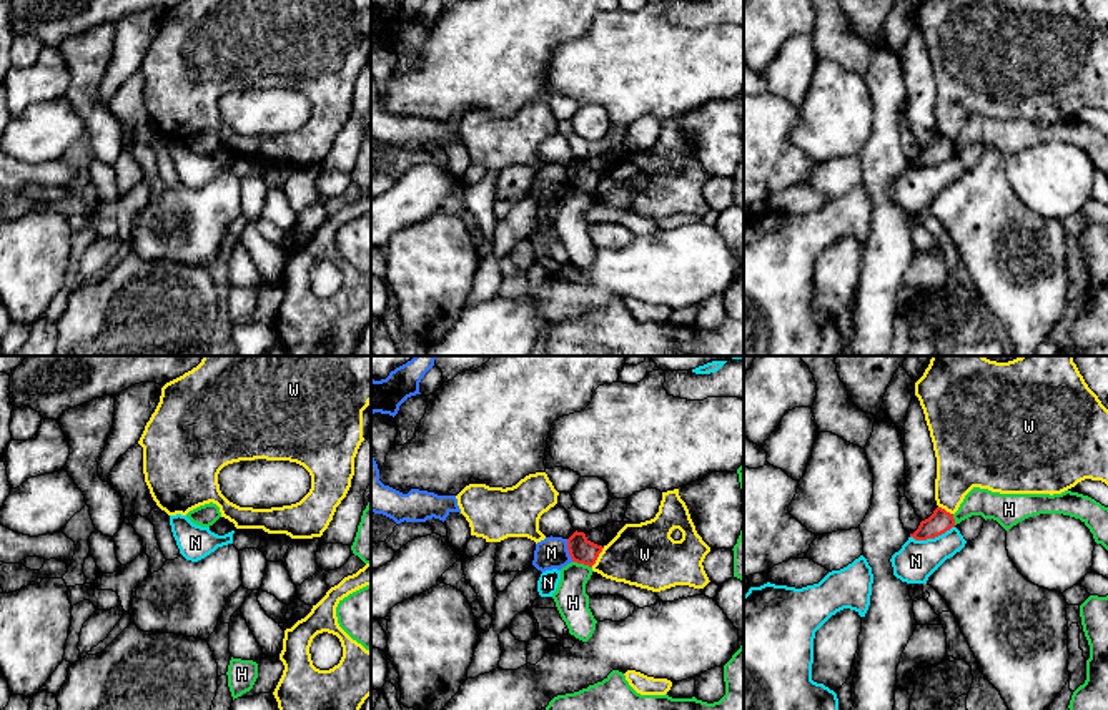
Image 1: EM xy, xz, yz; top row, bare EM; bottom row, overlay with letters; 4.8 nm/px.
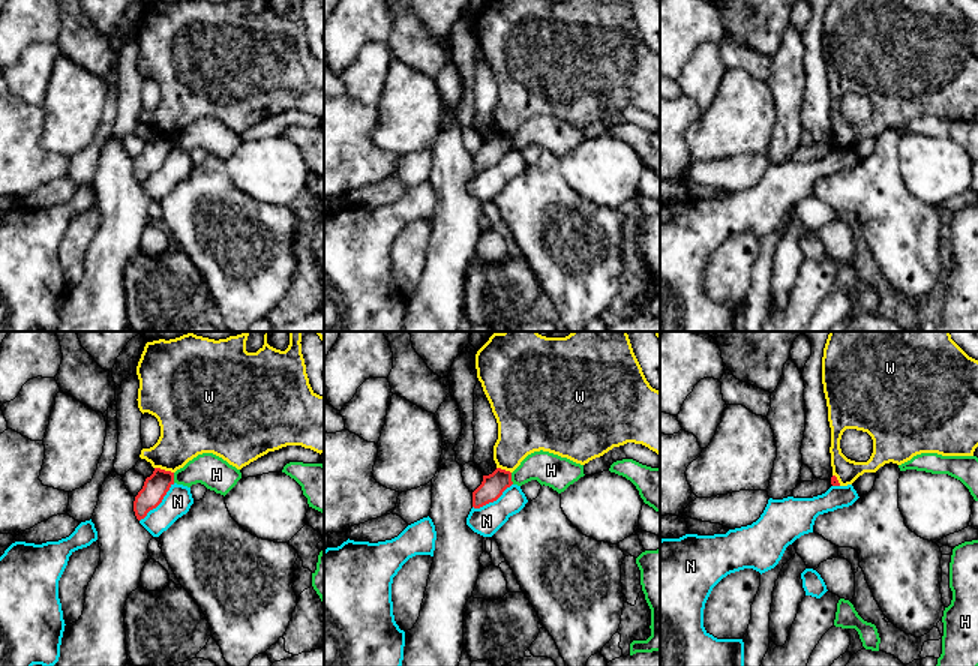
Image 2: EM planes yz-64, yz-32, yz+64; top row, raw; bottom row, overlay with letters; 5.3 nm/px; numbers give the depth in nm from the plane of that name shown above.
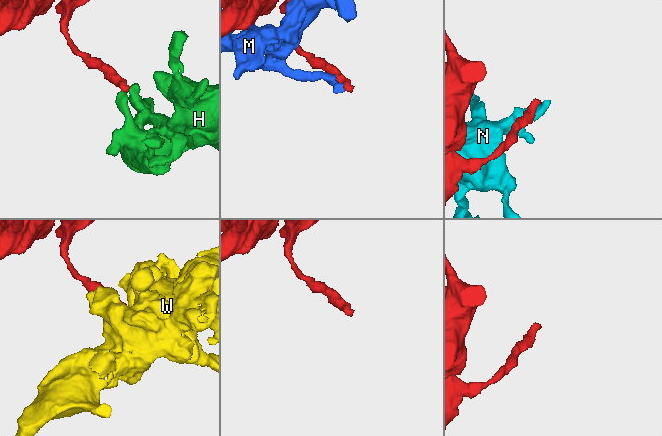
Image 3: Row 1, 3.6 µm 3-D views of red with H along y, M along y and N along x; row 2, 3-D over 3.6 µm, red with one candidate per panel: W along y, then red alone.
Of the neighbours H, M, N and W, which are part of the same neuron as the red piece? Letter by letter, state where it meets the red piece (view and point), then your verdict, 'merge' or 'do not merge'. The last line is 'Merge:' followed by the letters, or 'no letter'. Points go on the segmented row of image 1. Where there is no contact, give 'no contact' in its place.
H: xz (583, 562) | do not merge
M: xz (568, 549) | do not merge
N: yz (932, 537) | do not merge
W: xz (598, 556) | do not merge
Merge: no letter

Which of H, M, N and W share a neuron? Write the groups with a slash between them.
H / M / N / W

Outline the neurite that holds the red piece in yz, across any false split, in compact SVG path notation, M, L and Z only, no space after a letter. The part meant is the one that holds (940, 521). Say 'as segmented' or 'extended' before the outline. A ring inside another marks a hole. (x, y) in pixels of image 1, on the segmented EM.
as segmented | M937 507L928 519L920 522L918 529L910 534L910 537L915 540L935 539L952 527L955 527L953 514L947 512L942 507Z

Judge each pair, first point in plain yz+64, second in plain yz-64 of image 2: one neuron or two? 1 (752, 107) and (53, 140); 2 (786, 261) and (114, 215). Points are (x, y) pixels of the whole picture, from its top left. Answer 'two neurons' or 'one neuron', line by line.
1: one neuron
2: one neuron

